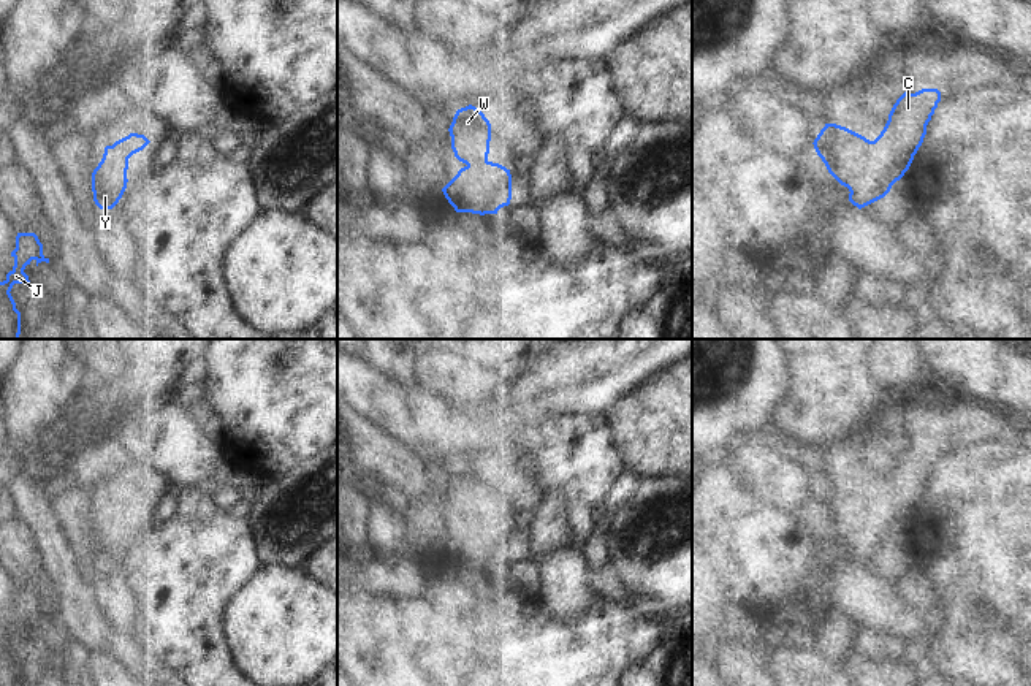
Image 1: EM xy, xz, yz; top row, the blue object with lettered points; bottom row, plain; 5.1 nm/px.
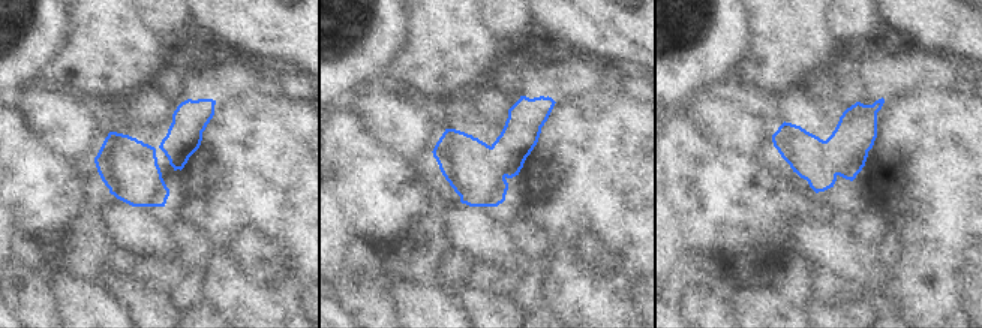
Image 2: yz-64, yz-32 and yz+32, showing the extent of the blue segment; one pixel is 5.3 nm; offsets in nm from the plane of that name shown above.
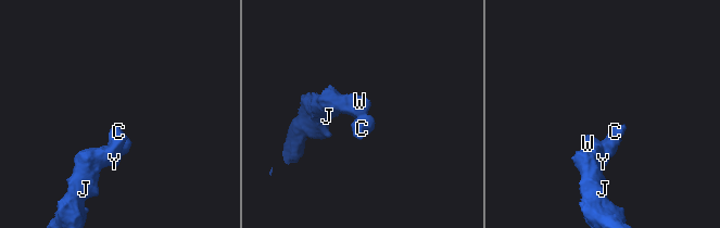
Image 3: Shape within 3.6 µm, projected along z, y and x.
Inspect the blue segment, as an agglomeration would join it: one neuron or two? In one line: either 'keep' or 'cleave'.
keep

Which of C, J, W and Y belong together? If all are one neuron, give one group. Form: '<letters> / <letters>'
C J W Y

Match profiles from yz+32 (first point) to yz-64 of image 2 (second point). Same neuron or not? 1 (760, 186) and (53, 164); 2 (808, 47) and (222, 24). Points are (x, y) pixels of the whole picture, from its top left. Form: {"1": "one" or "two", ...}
{"1": "one", "2": "two"}

